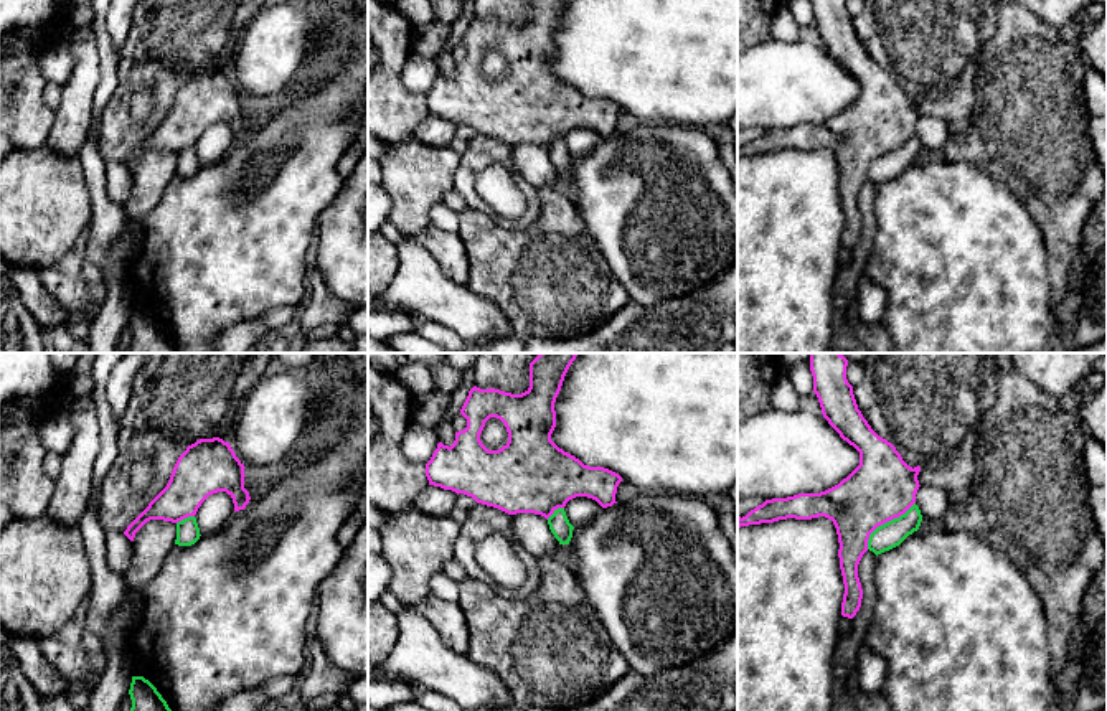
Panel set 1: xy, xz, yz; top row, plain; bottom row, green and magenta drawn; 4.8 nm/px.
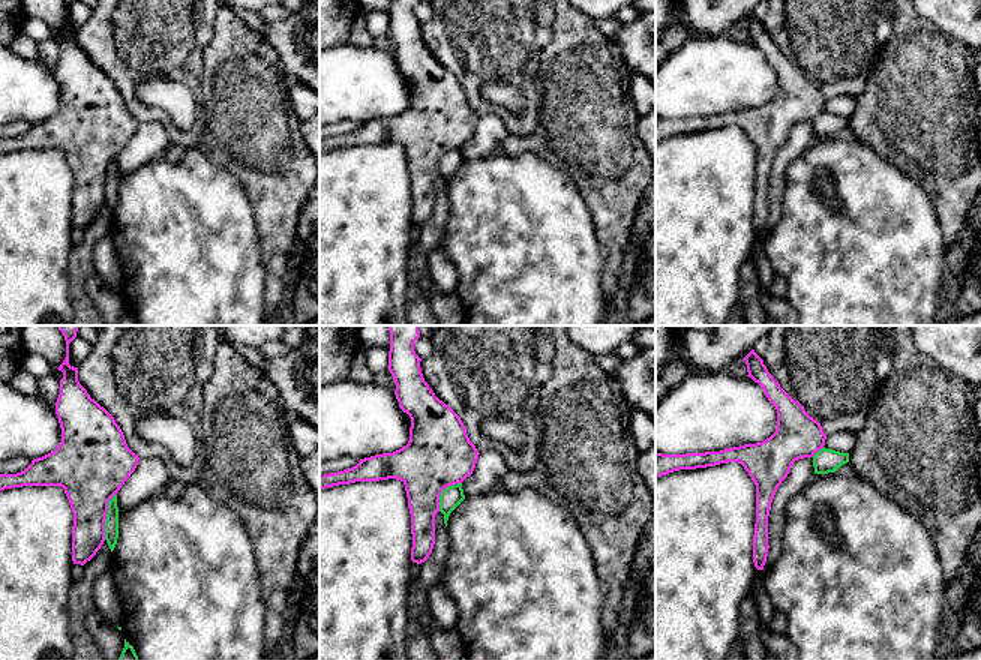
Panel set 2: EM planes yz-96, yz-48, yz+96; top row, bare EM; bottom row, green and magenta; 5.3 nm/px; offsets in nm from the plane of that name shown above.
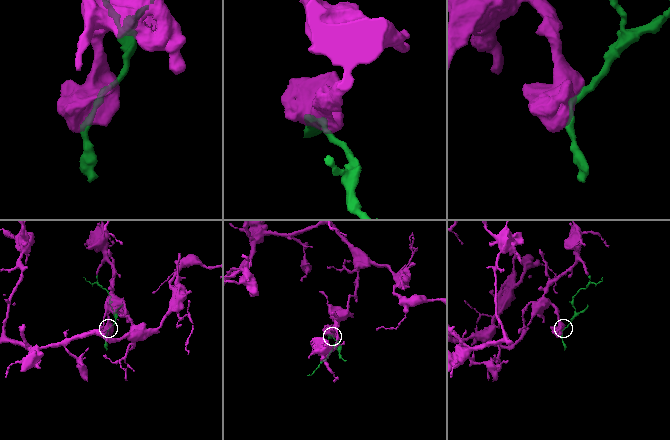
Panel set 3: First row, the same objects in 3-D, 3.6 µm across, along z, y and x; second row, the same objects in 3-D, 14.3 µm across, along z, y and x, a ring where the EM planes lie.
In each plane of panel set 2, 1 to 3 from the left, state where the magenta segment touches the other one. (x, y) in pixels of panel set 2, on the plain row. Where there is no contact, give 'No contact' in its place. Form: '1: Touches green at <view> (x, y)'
1: Touches green at yz-96 (107, 180)
2: Touches green at yz-48 (441, 156)
3: Touches green at yz+96 (819, 114)

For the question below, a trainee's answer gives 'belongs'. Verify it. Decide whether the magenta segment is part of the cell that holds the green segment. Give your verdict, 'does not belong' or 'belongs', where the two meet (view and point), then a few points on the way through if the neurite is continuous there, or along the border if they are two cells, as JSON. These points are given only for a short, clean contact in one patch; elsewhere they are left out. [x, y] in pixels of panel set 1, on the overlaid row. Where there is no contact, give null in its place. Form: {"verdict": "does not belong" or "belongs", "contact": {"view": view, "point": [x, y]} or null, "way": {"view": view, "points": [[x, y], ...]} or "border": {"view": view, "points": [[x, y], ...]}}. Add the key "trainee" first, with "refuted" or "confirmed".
{"trainee": "confirmed", "verdict": "belongs", "contact": {"view": "yz", "point": [885, 523]}}

